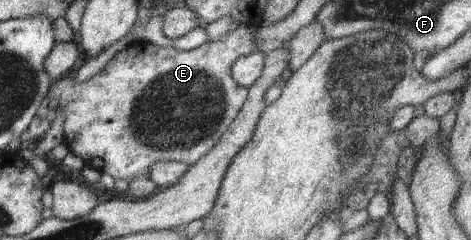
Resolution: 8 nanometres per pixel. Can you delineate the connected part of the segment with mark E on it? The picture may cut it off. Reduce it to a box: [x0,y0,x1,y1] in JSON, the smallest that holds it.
[36,20,258,182]

